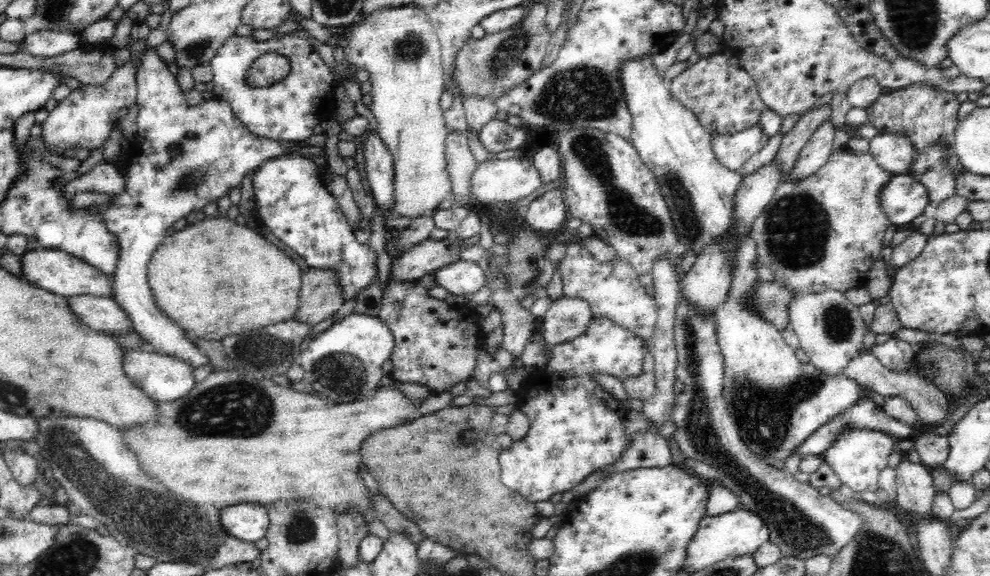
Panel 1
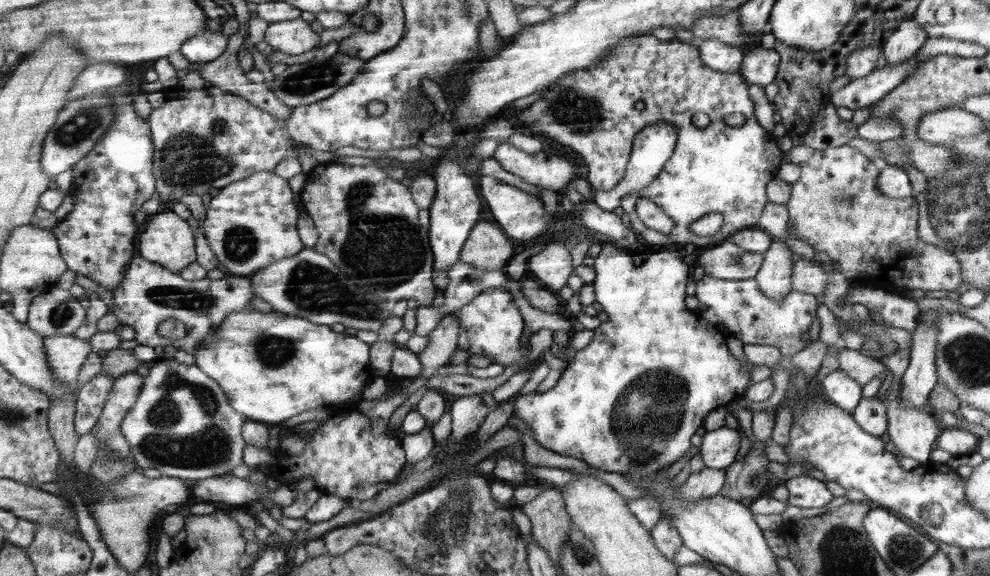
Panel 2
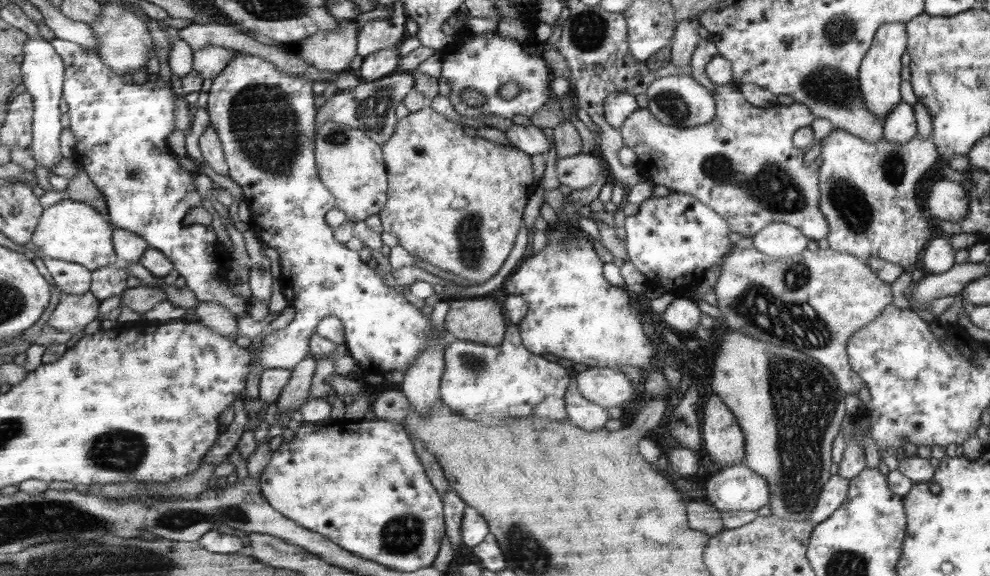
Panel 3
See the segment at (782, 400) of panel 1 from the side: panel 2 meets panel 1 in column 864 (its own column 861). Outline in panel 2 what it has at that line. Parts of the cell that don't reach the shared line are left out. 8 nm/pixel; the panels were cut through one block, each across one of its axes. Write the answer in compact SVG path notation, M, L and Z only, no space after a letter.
M835 370L819 385L824 396L846 412L852 412L859 406L862 397L862 385L848 377L843 370Z

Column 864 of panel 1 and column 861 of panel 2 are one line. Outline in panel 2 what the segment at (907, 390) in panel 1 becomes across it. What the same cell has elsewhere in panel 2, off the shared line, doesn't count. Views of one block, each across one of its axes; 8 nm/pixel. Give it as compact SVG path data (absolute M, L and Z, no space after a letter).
M846 349L838 352L839 369L843 370L857 384L862 386L876 378L880 372L888 371L881 359L874 359L860 353L860 350Z

